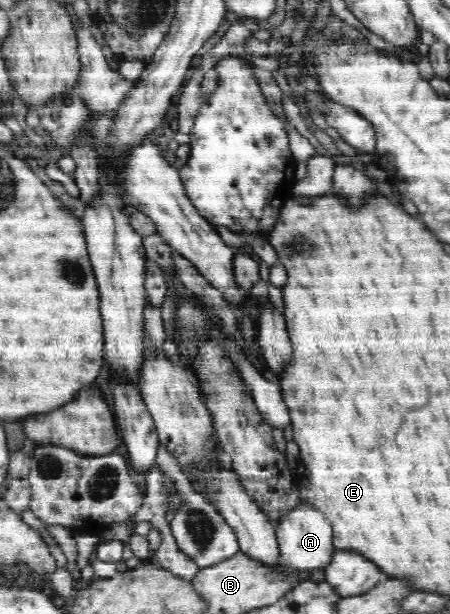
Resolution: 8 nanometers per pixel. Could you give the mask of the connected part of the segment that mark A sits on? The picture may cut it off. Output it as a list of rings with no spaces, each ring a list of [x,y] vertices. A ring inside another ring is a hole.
[[[299,502],[293,510],[279,519],[276,529],[280,558],[285,565],[295,570],[312,571],[314,568],[325,568],[332,561],[336,548],[331,524],[321,511],[311,505]]]

